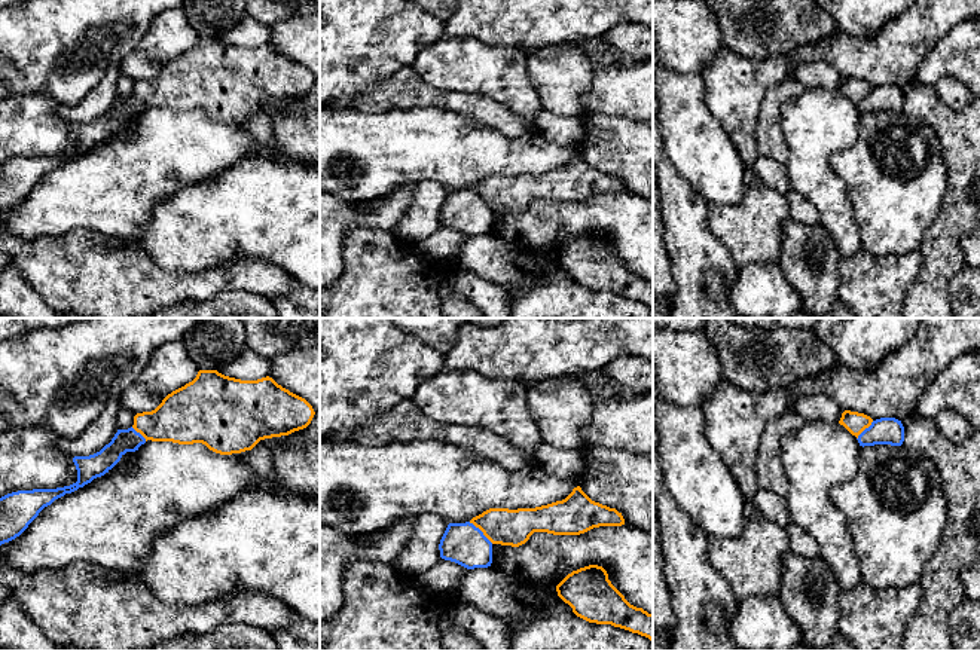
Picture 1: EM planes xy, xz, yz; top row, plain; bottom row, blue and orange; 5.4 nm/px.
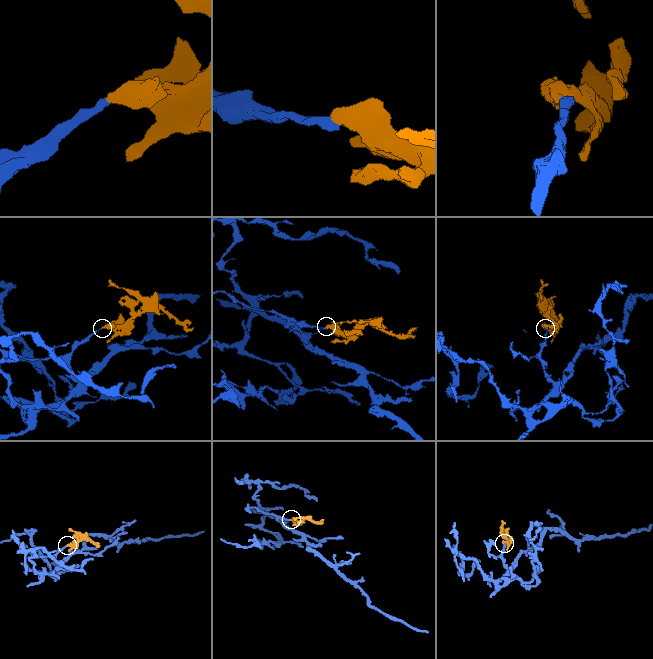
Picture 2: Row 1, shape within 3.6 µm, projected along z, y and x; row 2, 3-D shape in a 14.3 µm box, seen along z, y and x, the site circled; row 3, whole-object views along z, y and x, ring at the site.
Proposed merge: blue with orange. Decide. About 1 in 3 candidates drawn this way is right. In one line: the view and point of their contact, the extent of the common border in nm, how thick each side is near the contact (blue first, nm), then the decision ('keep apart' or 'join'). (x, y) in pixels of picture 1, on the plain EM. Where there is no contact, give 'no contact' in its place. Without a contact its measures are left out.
xz (481, 198) | 180 nm | 220/200 nm | keep apart

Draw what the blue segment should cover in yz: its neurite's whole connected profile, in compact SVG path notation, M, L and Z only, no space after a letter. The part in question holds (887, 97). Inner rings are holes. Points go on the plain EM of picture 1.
M880 85L873 88L857 107L863 114L874 111L901 113L904 108L904 94L895 85Z

